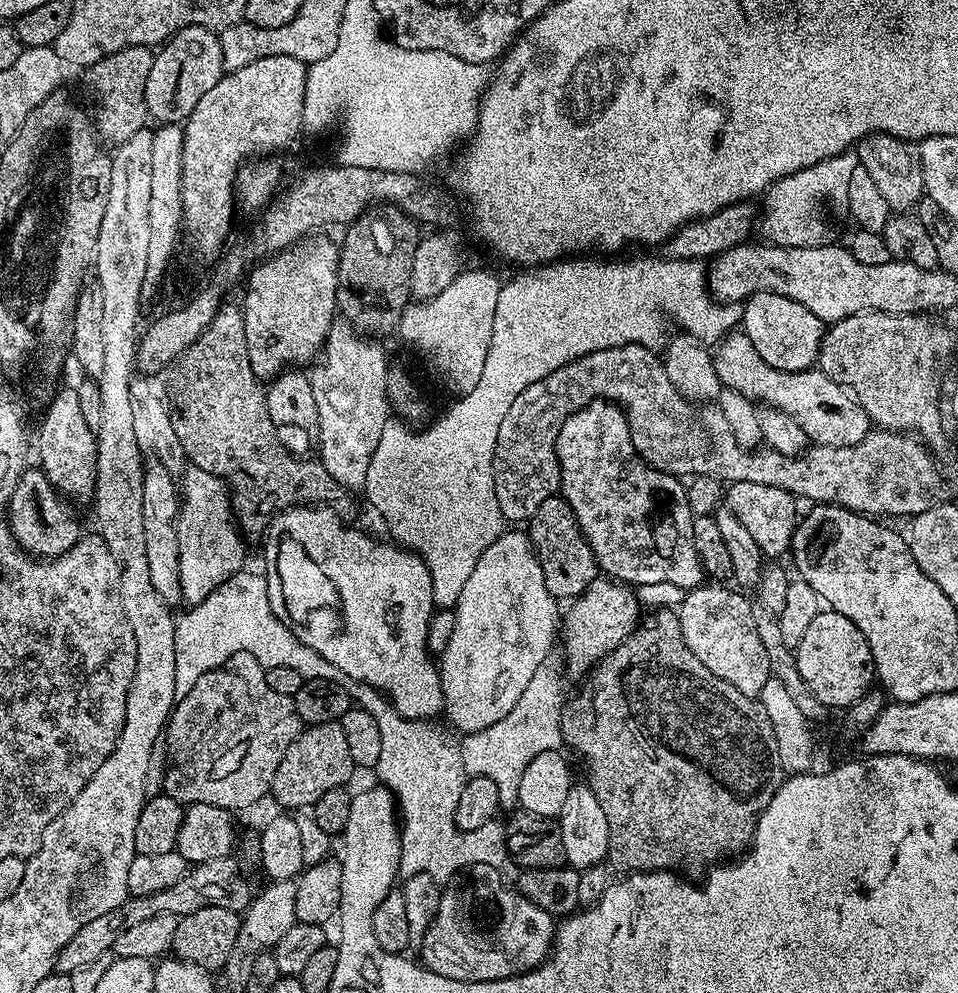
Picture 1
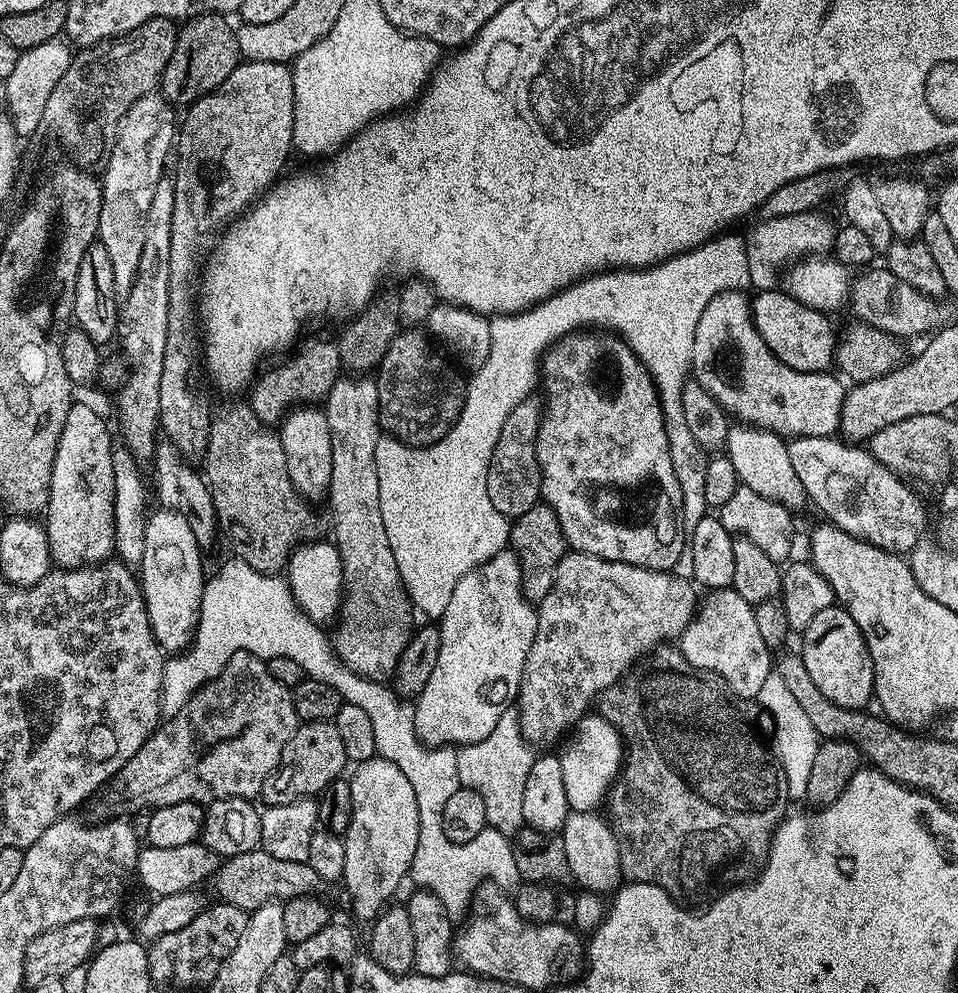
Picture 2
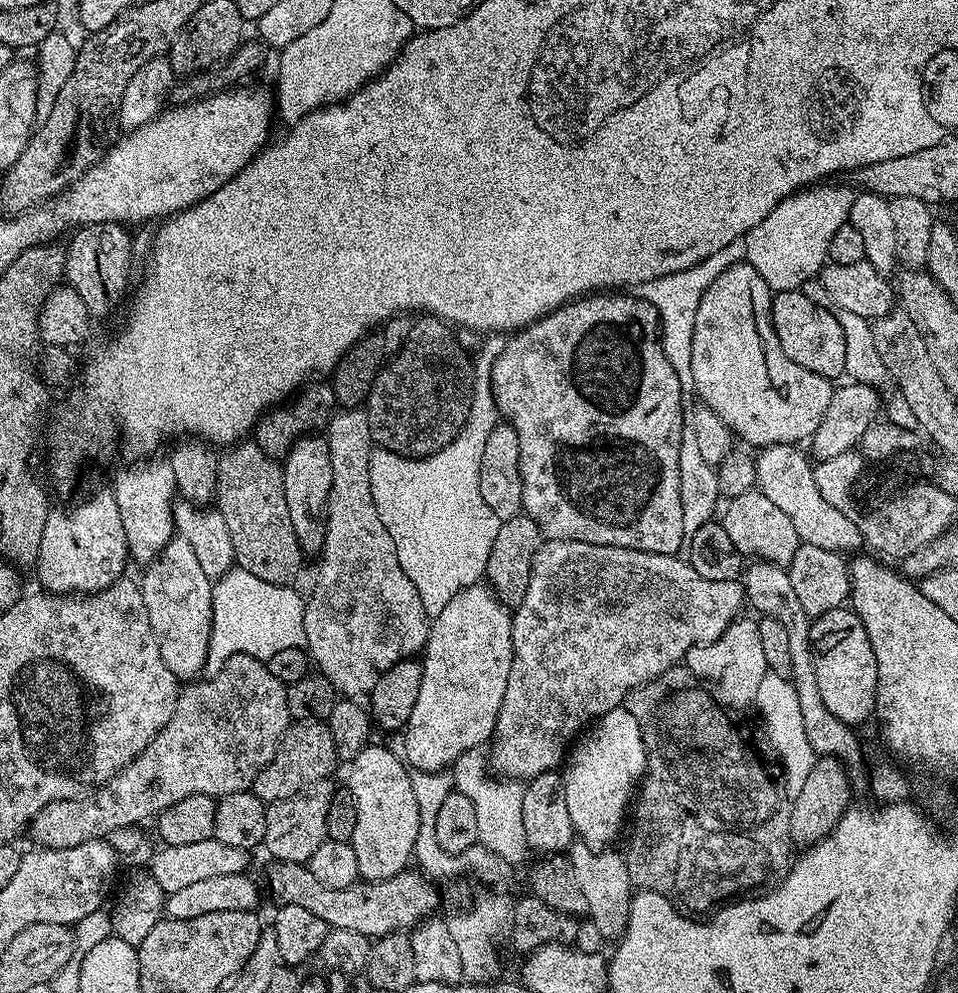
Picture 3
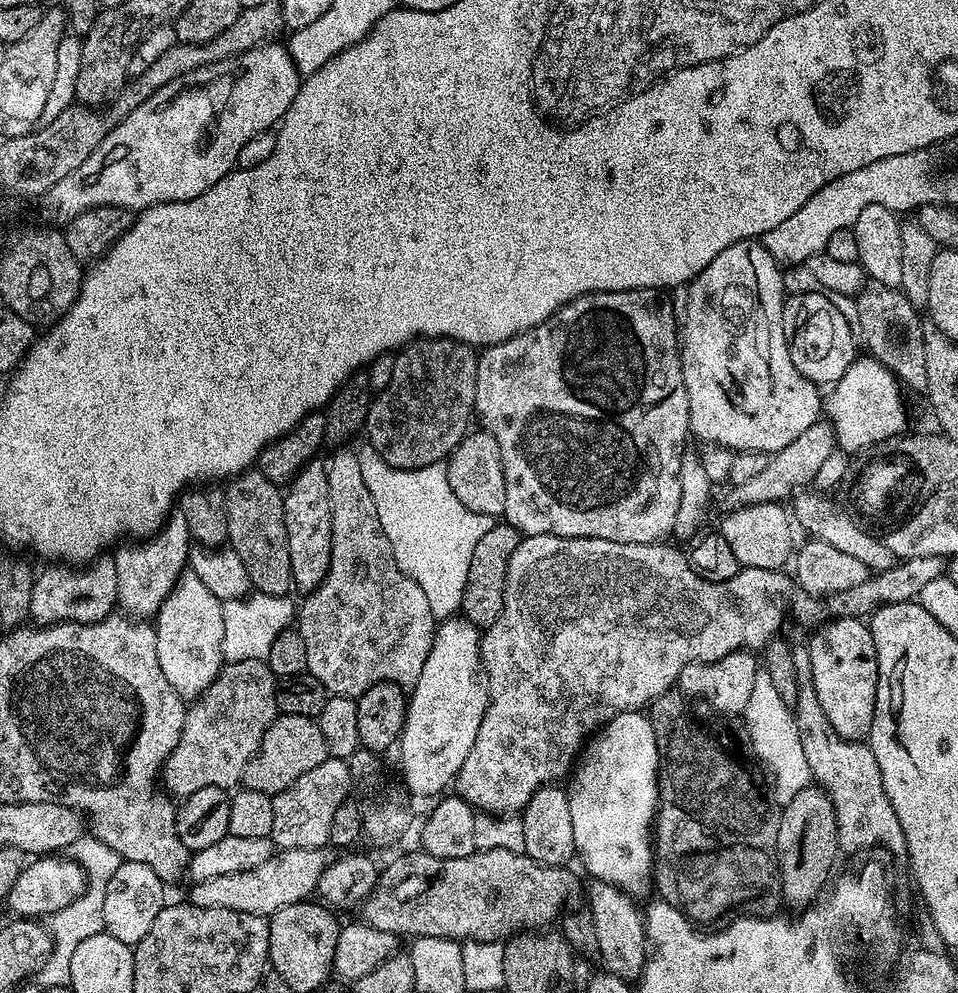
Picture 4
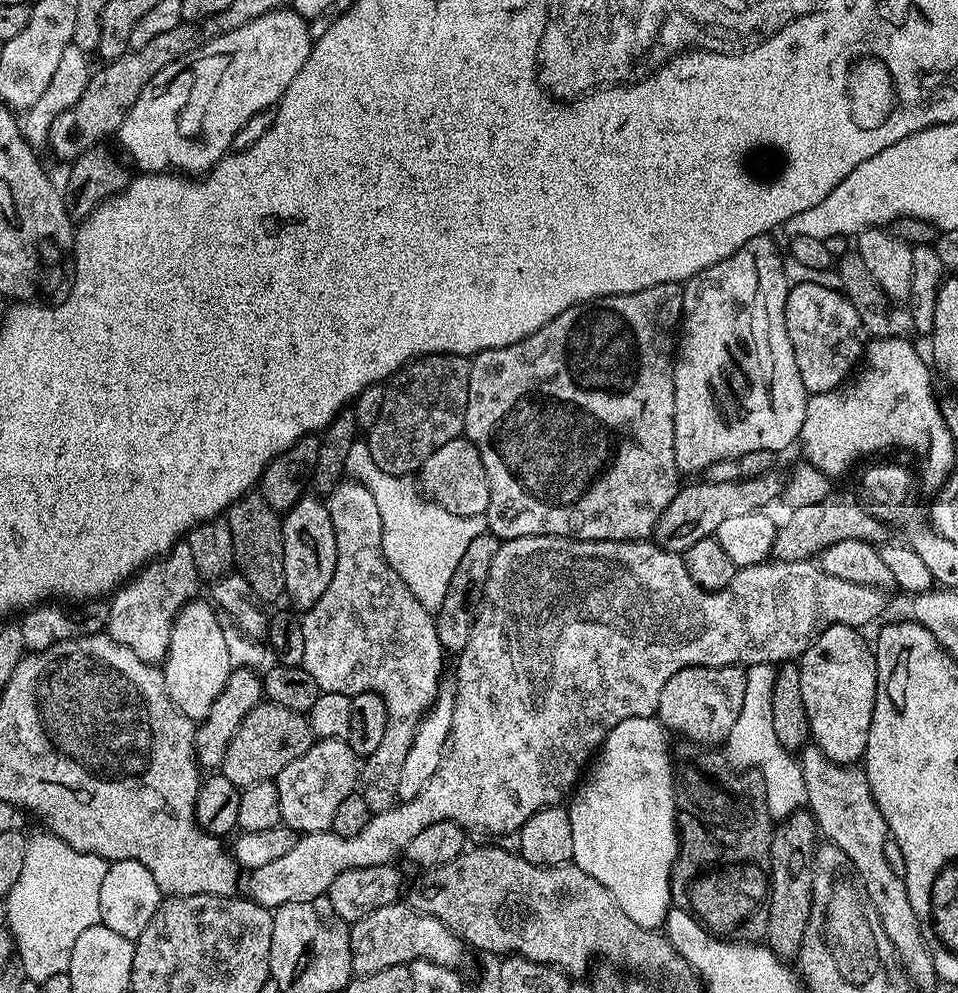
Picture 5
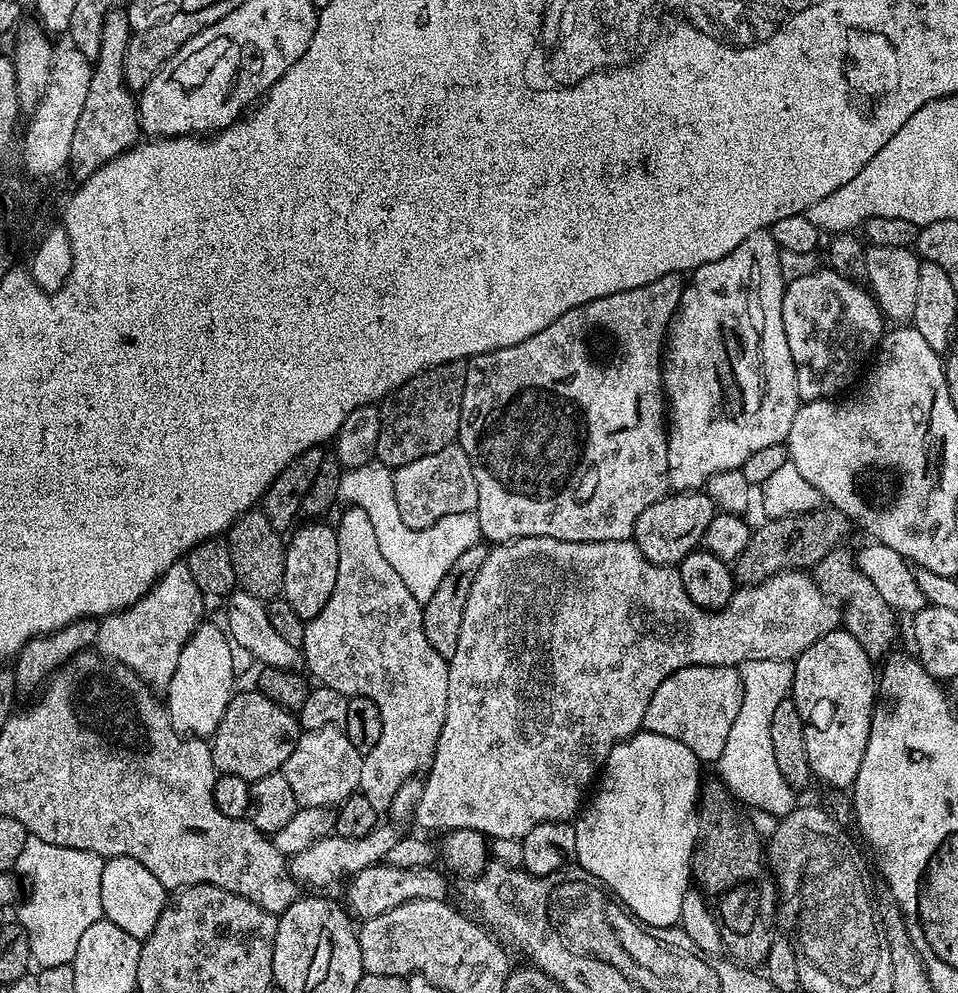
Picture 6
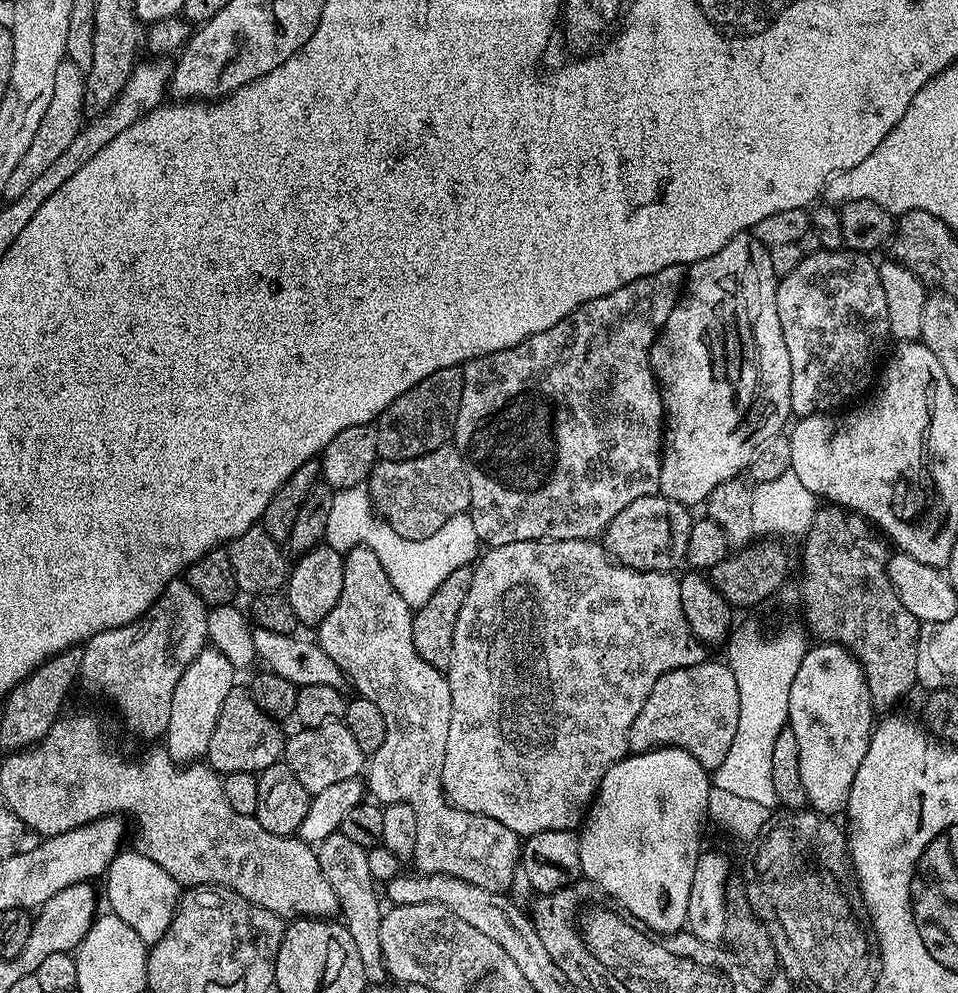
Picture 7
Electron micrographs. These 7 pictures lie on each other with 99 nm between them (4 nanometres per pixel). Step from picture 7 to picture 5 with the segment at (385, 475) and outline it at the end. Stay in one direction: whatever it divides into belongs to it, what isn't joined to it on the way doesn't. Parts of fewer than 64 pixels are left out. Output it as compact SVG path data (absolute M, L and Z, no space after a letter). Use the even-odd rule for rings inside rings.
M467 438L451 440L446 442L446 446L434 450L434 454L430 454L430 458L426 458L426 462L420 467L418 484L423 495L427 496L429 500L433 500L438 506L450 510L450 514L484 516L487 513L490 502L490 482L486 478L486 466L482 466L482 458L478 454L478 450Z

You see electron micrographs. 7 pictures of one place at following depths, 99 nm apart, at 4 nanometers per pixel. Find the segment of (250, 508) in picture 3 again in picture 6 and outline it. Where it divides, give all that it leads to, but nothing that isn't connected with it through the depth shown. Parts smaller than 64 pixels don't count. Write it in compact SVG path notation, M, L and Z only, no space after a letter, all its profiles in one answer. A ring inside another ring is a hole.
M263 510L241 512L226 533L228 553L234 566L237 585L263 602L277 599L284 591L286 544L283 539L280 541L280 536L278 529L270 526L270 518L266 518Z

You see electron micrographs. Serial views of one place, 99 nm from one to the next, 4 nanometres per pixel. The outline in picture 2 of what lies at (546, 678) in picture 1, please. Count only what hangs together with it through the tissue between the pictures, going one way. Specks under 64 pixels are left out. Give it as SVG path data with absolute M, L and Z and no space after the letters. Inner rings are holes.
M505 709L493 730L478 743L461 745L456 750L456 765L461 787L474 790L483 799L489 827L513 837L525 825L522 818L523 791L536 757L535 749L521 734L517 711Z

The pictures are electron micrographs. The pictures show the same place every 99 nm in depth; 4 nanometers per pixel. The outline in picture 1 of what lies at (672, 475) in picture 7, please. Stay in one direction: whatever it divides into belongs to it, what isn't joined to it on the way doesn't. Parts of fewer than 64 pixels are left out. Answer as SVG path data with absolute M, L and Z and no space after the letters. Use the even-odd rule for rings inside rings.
M740 330L729 331L719 341L718 347L720 349L715 349L712 361L721 385L737 391L748 400L763 402L769 408L777 408L782 414L790 414L790 418L794 418L794 422L798 422L798 426L802 426L805 437L813 445L825 444L831 448L841 448L842 446L854 446L858 442L862 442L862 438L866 438L866 434L870 430L870 421L866 410L862 410L862 406L848 389L843 388L838 382L834 382L825 372L819 370L783 372L778 370L774 366L762 362L758 350L754 350L750 338L746 338L743 331Z

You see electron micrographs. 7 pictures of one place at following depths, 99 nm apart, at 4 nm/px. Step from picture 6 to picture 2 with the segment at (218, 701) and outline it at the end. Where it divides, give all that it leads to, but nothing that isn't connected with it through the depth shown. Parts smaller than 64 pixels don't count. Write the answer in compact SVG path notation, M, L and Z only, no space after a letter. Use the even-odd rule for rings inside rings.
M157 507L157 512L147 517L144 522L144 549L142 562L138 566L140 593L144 596L144 605L148 611L148 621L153 637L161 649L168 654L180 654L193 642L196 624L199 622L200 603L206 581L204 564L200 558L202 547L195 540L190 523L173 508Z

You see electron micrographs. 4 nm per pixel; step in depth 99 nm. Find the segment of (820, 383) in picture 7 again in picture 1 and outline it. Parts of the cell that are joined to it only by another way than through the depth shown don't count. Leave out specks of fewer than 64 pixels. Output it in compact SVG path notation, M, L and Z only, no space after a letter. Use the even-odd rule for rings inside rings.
M756 292L743 301L742 331L758 350L762 362L783 372L807 372L820 359L820 343L826 331L825 321L820 320L802 302L794 302L782 294Z

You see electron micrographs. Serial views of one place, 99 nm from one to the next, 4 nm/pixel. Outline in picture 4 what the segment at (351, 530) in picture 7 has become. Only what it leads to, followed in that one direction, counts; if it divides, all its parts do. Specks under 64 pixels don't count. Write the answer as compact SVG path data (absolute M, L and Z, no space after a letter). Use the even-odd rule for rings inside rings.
M364 446L356 452L358 466L362 470L362 478L366 481L366 490L370 490L370 498L374 498L374 506L378 510L378 522L382 522L382 530L392 547L398 566L411 580L422 586L422 594L426 594L426 602L430 602L430 614L438 622L455 617L460 612L462 594L466 590L466 574L470 574L470 558L474 554L474 546L478 546L482 534L490 530L493 517L481 512L471 512L450 490L448 469L443 463L431 464L425 468L402 470L392 468L371 446Z

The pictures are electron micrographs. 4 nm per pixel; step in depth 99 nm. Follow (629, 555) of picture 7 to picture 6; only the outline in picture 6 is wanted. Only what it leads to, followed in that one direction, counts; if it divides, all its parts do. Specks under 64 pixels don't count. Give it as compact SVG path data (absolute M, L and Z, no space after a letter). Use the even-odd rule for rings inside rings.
M707 491L669 494L654 502L654 506L646 506L646 510L638 514L634 543L650 562L669 566L679 565L681 560L701 547L706 526L710 526L710 518L714 518L717 511Z

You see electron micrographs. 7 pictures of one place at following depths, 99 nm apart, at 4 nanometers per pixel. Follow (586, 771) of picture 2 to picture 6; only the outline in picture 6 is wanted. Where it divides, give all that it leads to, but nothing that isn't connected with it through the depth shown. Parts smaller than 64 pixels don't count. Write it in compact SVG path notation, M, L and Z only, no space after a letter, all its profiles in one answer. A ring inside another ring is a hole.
M641 730L637 732L635 736L631 736L628 740L622 741L621 744L616 744L614 750L610 750L610 754L606 758L604 767L598 776L598 787L595 789L595 792L597 791L596 797L594 797L593 800L591 797L591 799L583 805L582 811L575 821L575 863L579 865L579 867L586 869L590 874L598 877L599 880L604 883L605 888L613 892L616 898L623 902L624 907L632 913L633 917L642 924L658 926L659 928L670 928L681 923L682 902L684 901L685 894L690 890L690 881L693 879L692 851L696 849L696 839L698 838L698 830L700 829L700 818L698 815L700 789L702 787L700 768L702 768L702 761L694 755L690 750L690 746L682 746L680 740L666 738L662 734L654 734L653 732Z

